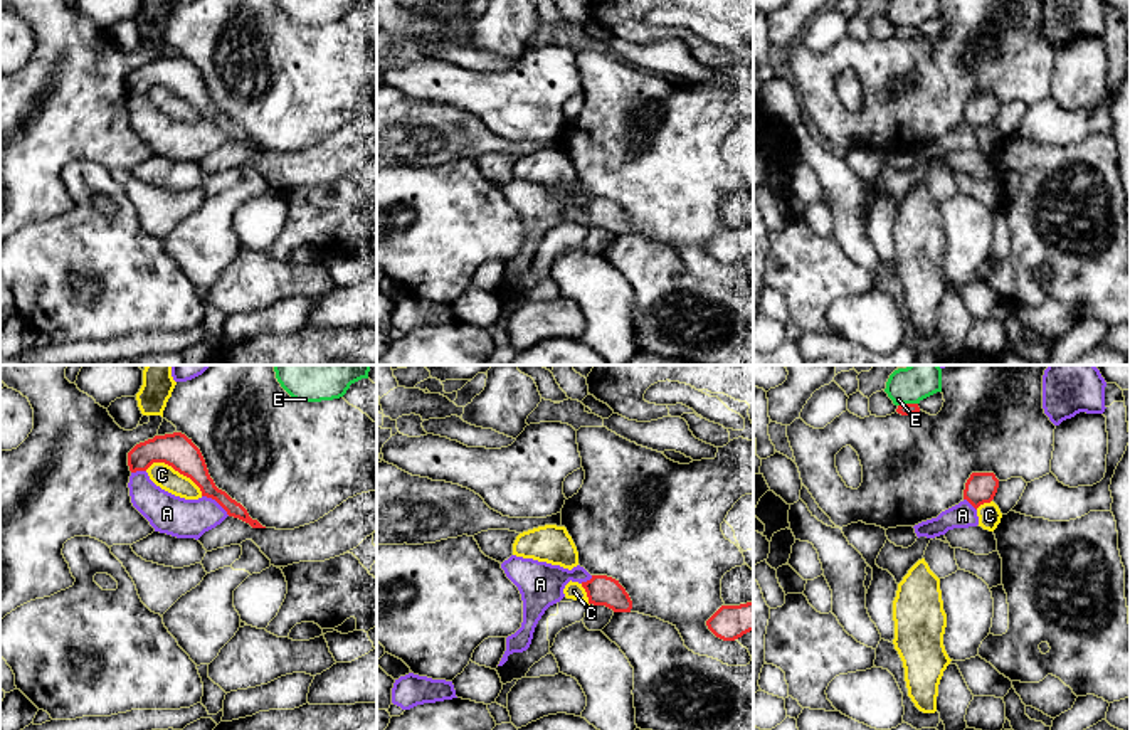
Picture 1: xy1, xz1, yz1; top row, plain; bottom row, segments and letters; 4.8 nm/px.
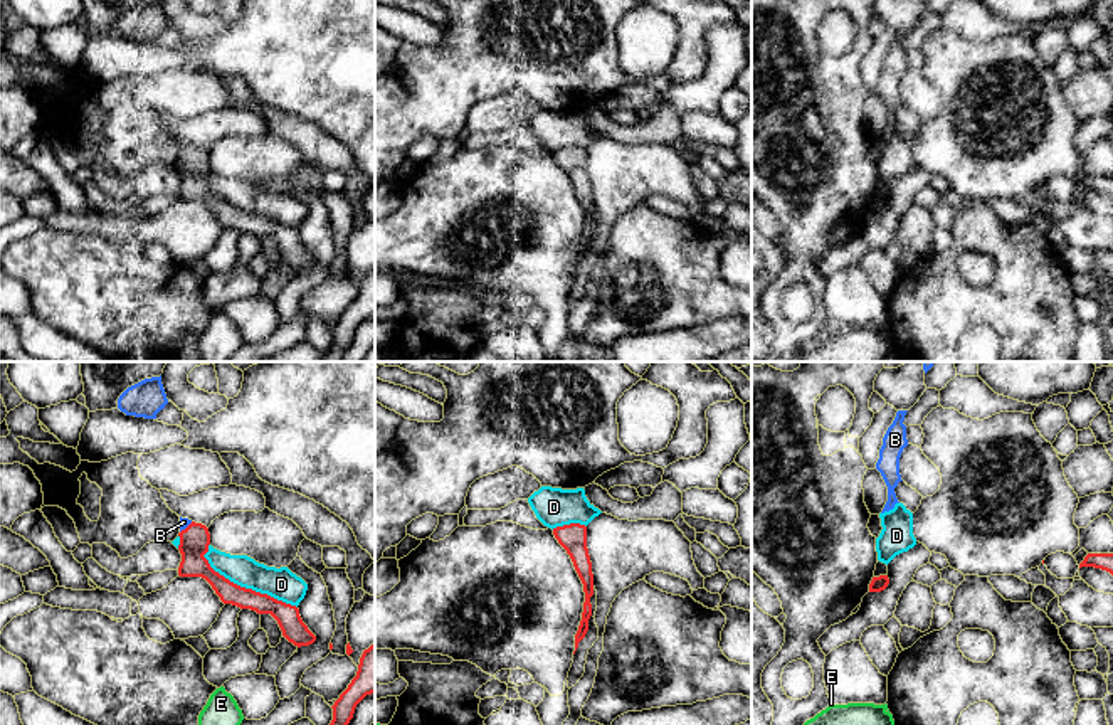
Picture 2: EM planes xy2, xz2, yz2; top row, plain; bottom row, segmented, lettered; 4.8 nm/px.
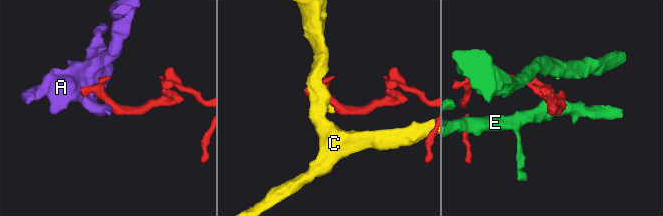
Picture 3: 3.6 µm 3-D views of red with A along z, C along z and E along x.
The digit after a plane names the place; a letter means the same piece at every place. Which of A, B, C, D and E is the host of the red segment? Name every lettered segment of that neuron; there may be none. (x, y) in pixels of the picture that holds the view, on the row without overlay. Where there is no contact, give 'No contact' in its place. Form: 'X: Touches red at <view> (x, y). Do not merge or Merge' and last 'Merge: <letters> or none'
A: Touches red at xy1 (216, 123). Do not merge
B: Touches red at xy2 (187, 150). Merge
C: Touches red at xy1 (175, 93). Do not merge
D: Touches red at xy2 (244, 211). Do not merge
E: Touches red at yz1 (907, 27). Do not merge
Merge: B

